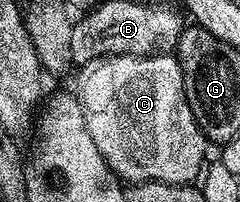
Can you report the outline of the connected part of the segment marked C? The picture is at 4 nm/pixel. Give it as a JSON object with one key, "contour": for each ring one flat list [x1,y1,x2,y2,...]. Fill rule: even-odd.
{"contour":[[174,54,169,55,106,55,100,59,94,59,88,63,82,64,78,68,79,76,75,79,74,94,79,97,81,113,85,113,85,125,89,129,89,137,93,137,93,145,101,149,105,161,111,167,112,171,119,176,120,180,128,184,145,183,148,181,158,181,160,183,182,183,190,184,192,181,200,178,201,172,205,167,205,160,208,158,207,150,209,144,202,129,197,125,193,113,189,109,189,101,183,92,183,74,178,58]]}

